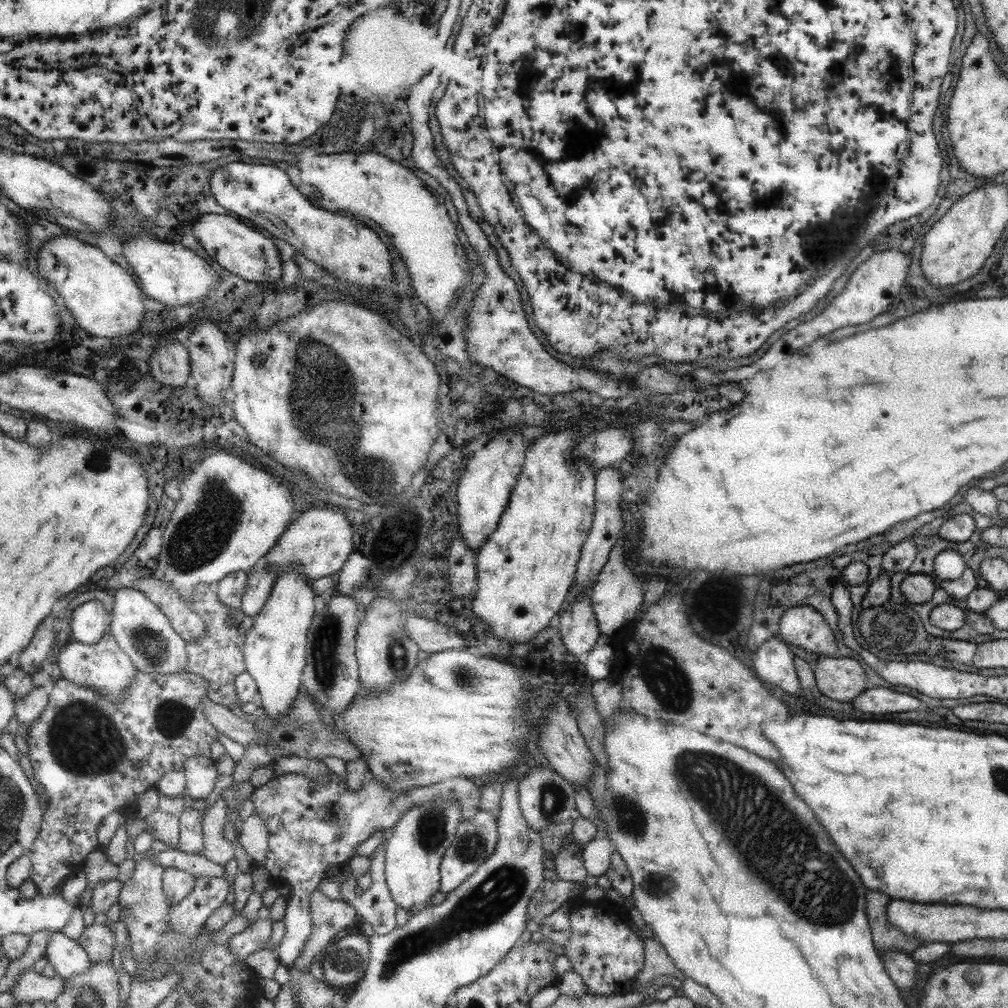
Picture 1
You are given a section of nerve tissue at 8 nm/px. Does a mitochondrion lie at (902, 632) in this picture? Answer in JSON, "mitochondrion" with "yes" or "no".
{"mitochondrion":"yes"}

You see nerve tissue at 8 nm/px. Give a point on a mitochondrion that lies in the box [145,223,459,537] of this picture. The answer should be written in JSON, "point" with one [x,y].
{"point":[317,366]}

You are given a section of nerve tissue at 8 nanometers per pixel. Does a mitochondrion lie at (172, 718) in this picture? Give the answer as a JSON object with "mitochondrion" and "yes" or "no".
{"mitochondrion":"yes"}

